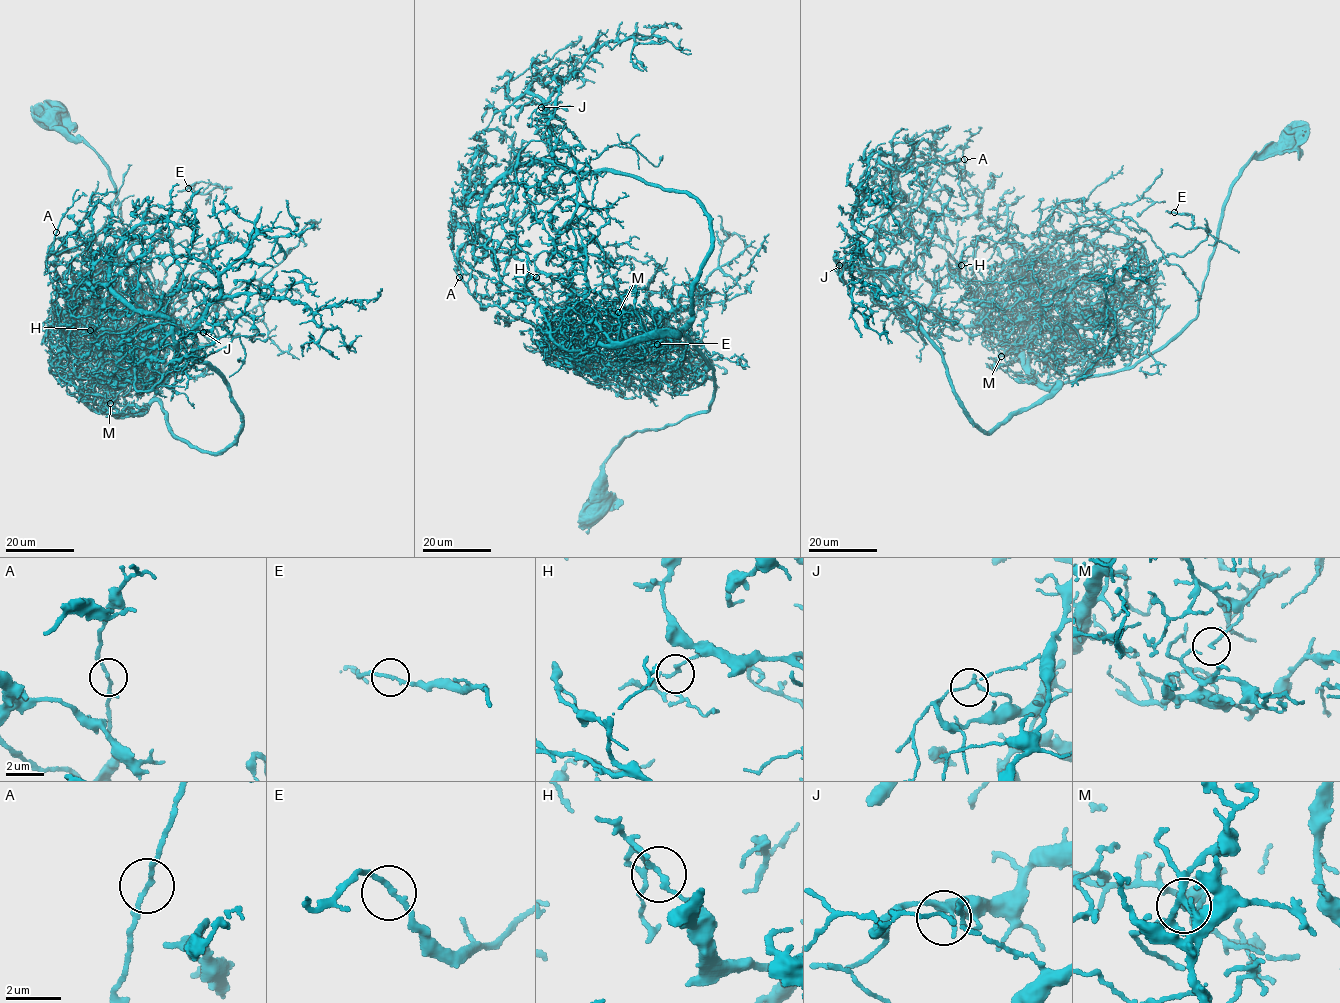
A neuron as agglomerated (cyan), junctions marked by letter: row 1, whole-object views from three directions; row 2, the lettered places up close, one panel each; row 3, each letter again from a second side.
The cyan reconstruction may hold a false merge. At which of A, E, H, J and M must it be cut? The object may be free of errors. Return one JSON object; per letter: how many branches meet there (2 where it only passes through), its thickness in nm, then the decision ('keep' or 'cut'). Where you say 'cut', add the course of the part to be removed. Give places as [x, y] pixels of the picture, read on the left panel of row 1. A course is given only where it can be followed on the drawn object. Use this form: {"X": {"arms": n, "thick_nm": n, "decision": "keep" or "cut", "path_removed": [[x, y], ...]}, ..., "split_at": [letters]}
{"A": {"arms": 2, "thick_nm": 140, "decision": "keep"}, "E": {"arms": 2, "thick_nm": 160, "decision": "keep"}, "H": {"arms": 2, "thick_nm": 160, "decision": "keep"}, "J": {"arms": 2, "thick_nm": 120, "decision": "keep"}, "M": {"arms": 2, "thick_nm": 130, "decision": "keep"}, "split_at": []}

